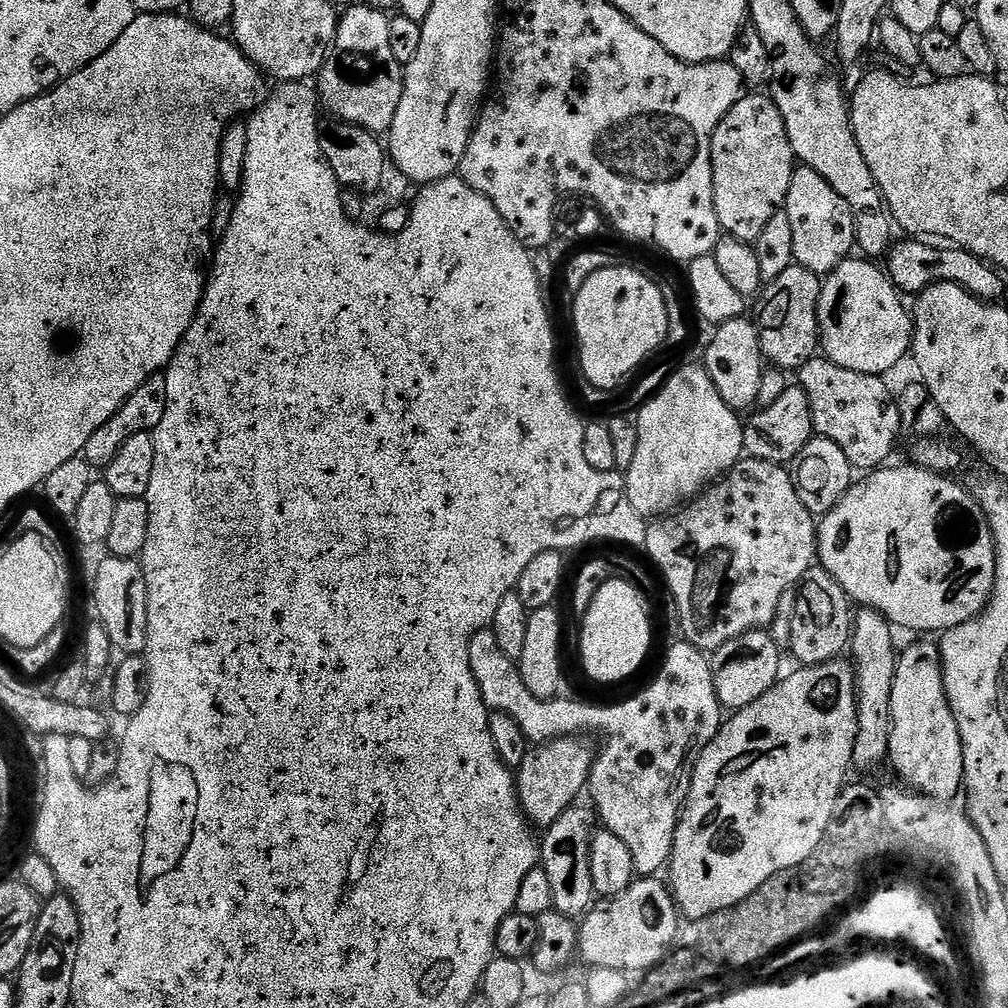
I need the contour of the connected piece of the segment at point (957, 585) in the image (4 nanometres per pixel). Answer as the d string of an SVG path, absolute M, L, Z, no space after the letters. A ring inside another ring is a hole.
M881 466L869 471L865 480L857 479L847 494L840 499L838 506L819 521L816 534L819 567L827 570L838 582L838 586L842 586L849 601L878 610L888 619L888 623L897 629L905 628L908 632L936 632L935 634L949 632L951 628L962 626L979 616L988 604L988 599L992 597L993 584L996 581L996 543L992 537L992 528L988 525L988 514L973 493L971 496L962 485L955 484L947 475L919 466L888 467Z

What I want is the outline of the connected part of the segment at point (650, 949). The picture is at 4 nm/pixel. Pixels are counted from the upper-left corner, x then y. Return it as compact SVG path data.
M646 876L633 879L632 885L622 894L609 896L593 903L588 913L579 921L580 934L579 959L588 963L589 969L609 968L625 974L643 974L654 967L659 960L663 960L666 953L673 947L676 931L682 923L681 909L677 908L676 900L672 896L672 889L656 876Z

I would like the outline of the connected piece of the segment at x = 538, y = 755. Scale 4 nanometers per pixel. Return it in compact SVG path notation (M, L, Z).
M579 735L563 736L557 740L547 740L544 744L529 747L526 762L515 769L516 792L520 795L520 807L524 815L537 829L546 830L558 822L558 814L573 807L576 800L588 787L588 777L592 775L592 764L596 761L597 749L592 748L588 738Z

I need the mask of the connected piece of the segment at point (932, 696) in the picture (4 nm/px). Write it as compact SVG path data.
M935 643L912 644L899 653L894 674L894 690L890 694L890 714L892 729L890 730L890 764L905 780L909 789L922 796L933 798L954 798L961 795L964 786L964 751L962 750L962 734L958 730L958 722L950 710L950 702L944 689L944 667L940 661L940 650Z

